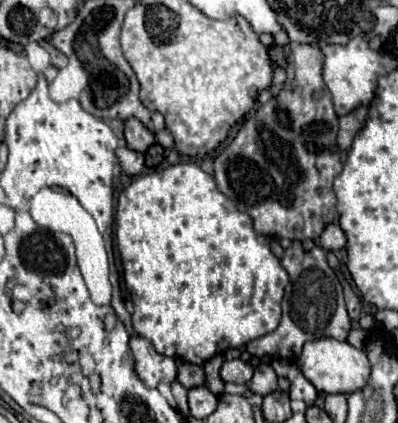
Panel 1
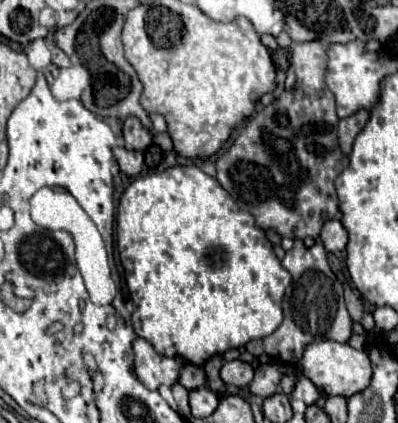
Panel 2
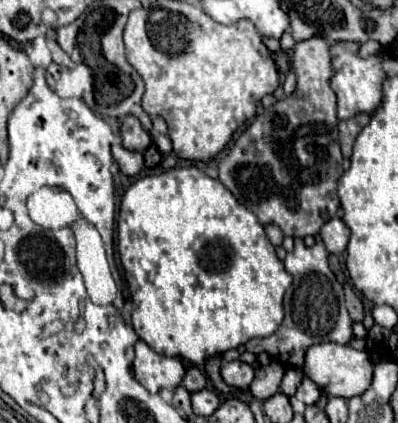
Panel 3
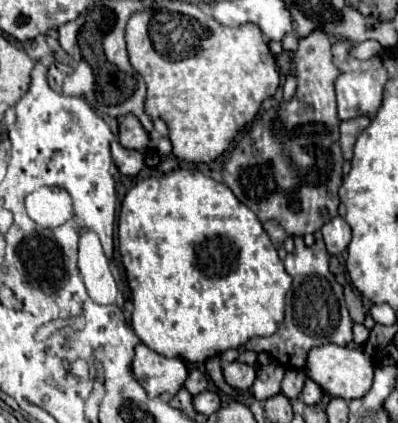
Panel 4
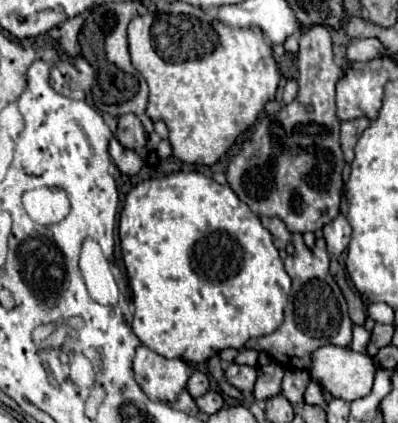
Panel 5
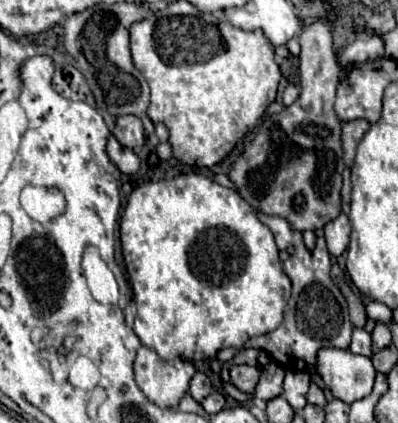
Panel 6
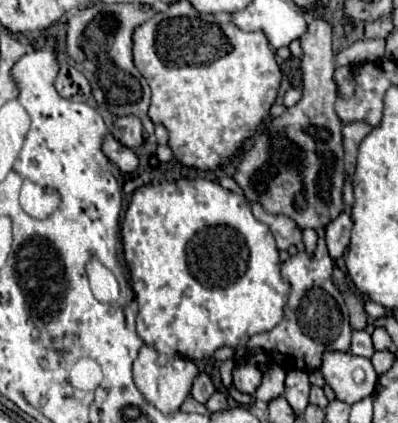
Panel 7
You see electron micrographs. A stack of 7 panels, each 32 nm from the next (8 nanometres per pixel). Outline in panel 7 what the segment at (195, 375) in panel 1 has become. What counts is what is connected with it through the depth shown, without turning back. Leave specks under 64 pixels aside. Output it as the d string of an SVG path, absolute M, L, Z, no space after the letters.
M198 374L198 376L194 378L194 384L192 384L192 392L190 392L190 396L204 404L204 402L208 400L208 396L212 396L212 392L214 392L214 384L212 384L210 376L208 376L208 374Z

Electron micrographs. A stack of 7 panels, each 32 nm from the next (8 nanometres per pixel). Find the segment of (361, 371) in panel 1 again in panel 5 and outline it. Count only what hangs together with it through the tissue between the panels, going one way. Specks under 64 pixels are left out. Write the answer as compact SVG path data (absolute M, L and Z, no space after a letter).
M334 344L316 348L312 352L312 364L310 364L310 376L312 380L316 380L324 390L328 390L334 398L342 398L346 402L364 398L370 390L372 390L372 382L374 382L374 360L368 354L362 352L354 352L352 348L340 348Z

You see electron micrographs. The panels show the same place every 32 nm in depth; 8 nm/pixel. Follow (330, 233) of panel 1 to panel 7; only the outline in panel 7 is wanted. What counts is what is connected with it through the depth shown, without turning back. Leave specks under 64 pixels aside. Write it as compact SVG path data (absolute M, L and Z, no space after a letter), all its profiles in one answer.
M342 212L336 220L332 220L326 226L326 244L328 244L328 252L334 260L344 254L344 250L350 242L350 230L352 230L352 220L346 212Z

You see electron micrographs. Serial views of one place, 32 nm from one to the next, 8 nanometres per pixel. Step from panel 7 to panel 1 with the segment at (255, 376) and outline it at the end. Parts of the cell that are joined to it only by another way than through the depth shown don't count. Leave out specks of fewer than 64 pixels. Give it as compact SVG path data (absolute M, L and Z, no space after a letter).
M240 358L236 360L226 360L222 364L220 376L224 382L234 382L234 384L248 384L252 378L252 366Z

